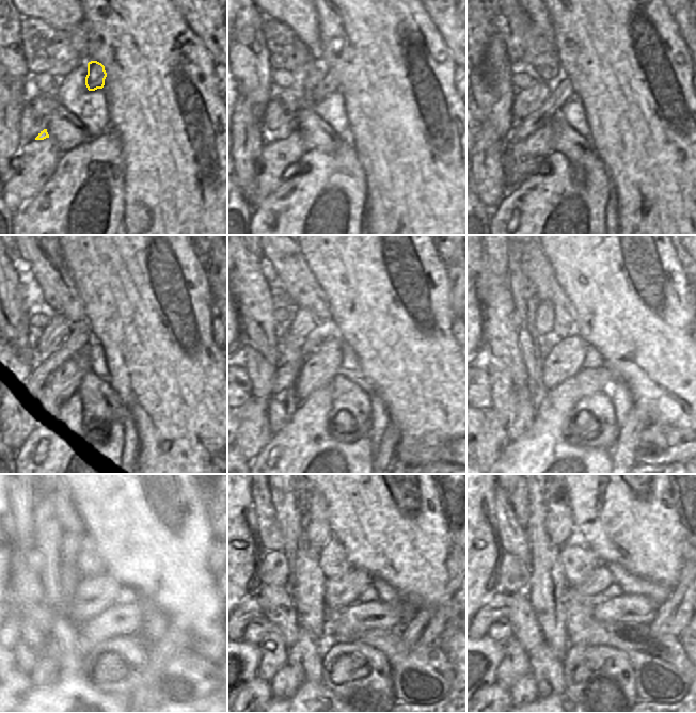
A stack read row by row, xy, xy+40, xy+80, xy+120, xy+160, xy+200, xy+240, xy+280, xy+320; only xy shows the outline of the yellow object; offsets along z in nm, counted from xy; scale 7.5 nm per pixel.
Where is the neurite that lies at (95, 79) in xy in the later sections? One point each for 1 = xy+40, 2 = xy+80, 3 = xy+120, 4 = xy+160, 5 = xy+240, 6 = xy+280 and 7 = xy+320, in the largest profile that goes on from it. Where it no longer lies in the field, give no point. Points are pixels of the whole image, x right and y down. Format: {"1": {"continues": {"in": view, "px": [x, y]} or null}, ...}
{"1": {"continues": {"in": "xy+40", "px": [330, 83]}}, "2": {"continues": {"in": "xy+80", "px": [562, 90]}}, "3": {"continues": {"in": "xy+120", "px": [37, 408]}}, "4": {"continues": {"in": "xy+160", "px": [283, 402]}}, "5": {"continues": {"in": "xy+240", "px": [46, 671]}}, "6": {"continues": {"in": "xy+280", "px": [286, 682]}}, "7": {"continues": {"in": "xy+320", "px": [523, 691]}}}

